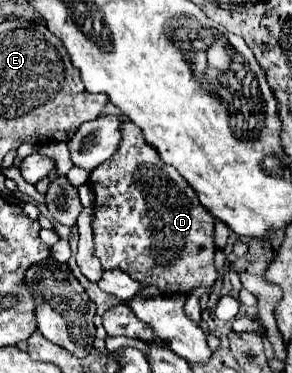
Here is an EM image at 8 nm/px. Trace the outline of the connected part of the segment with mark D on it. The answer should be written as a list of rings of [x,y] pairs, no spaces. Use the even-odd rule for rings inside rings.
[[[130,120],[122,124],[122,142],[118,152],[100,164],[90,174],[90,188],[94,190],[94,256],[102,262],[104,270],[118,268],[126,272],[132,280],[146,284],[138,294],[146,296],[162,296],[162,294],[190,294],[194,288],[204,286],[212,288],[216,282],[214,270],[214,218],[206,208],[198,202],[192,186],[178,174],[176,168],[170,166],[170,172],[160,170],[162,162],[158,152],[152,150],[150,144],[144,142],[142,130],[134,126]]]

